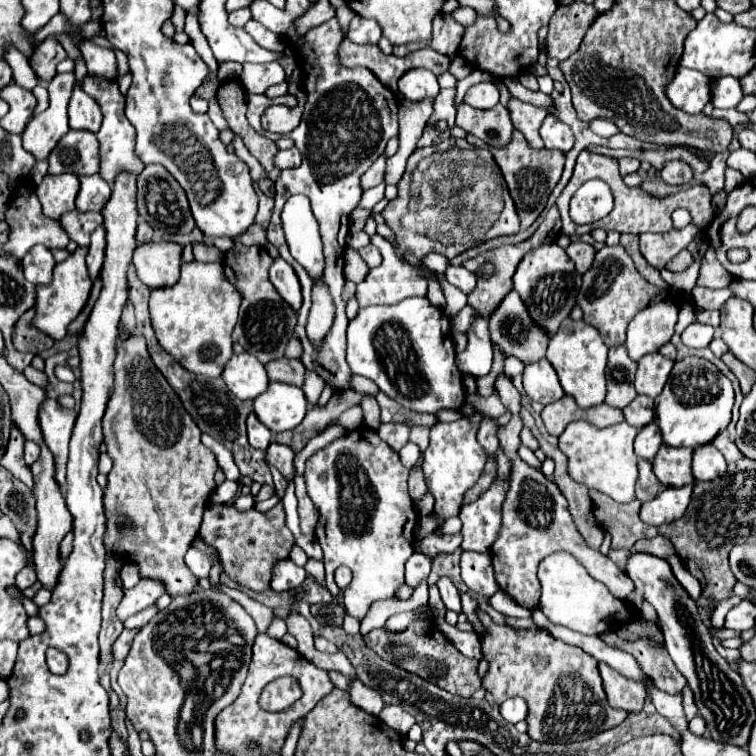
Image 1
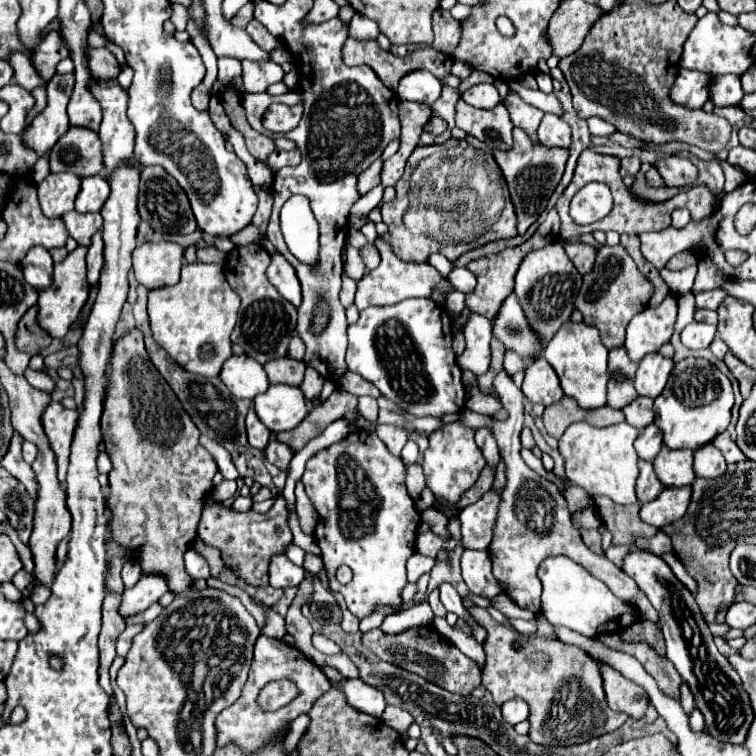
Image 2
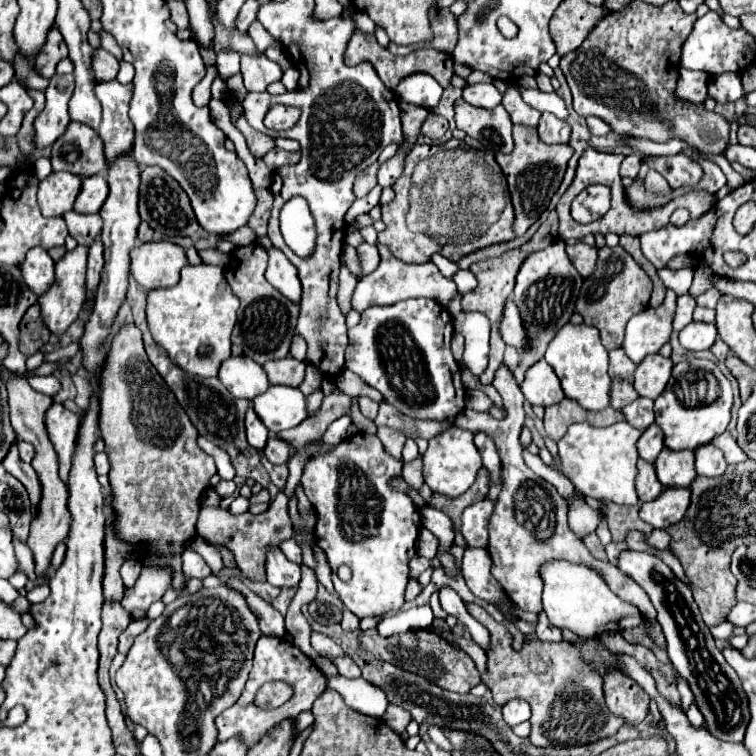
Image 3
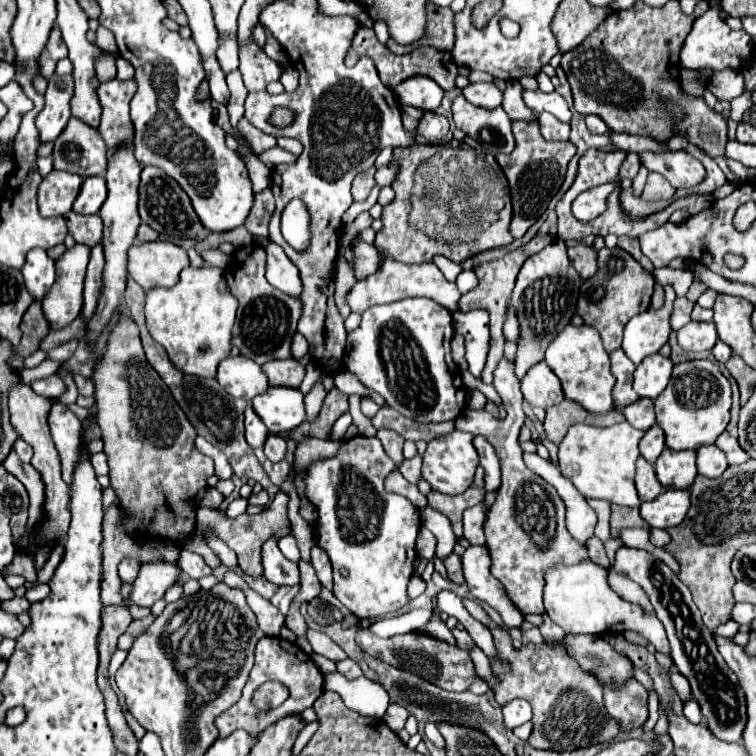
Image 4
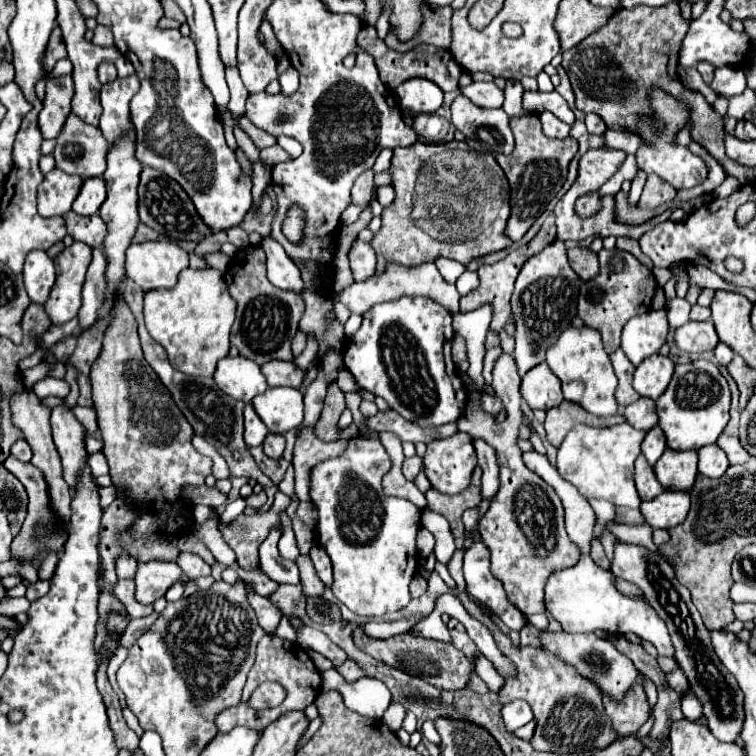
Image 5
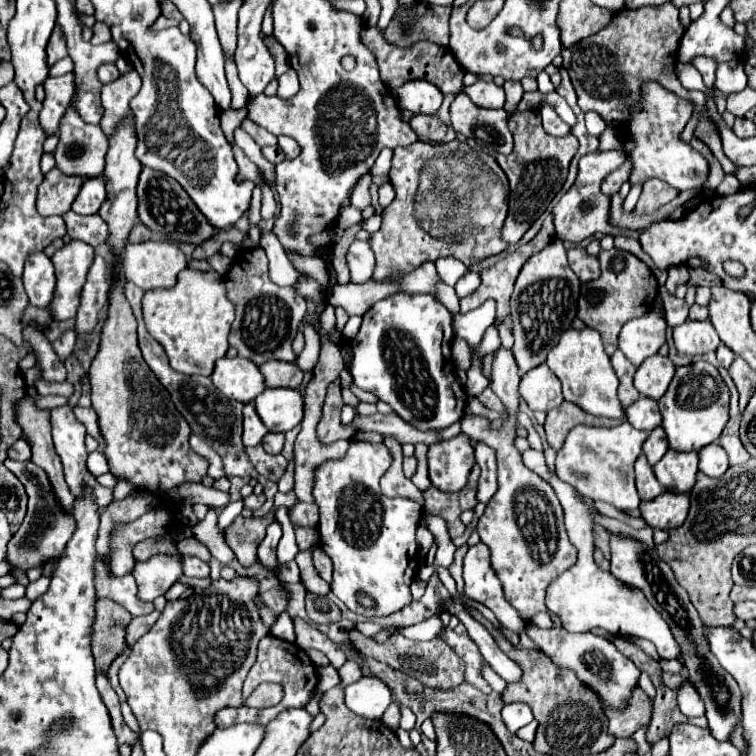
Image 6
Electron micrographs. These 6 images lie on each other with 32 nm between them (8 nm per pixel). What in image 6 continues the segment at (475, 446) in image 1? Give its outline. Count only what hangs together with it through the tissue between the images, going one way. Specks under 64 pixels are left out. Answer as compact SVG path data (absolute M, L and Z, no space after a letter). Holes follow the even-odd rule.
M466 434L428 448L430 482L444 492L458 492L458 488L464 488L472 466L474 448L470 446L470 438Z

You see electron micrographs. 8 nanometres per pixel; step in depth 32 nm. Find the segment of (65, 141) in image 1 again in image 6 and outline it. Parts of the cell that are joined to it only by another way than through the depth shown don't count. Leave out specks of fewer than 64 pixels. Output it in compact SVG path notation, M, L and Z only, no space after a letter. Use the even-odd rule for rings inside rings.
M76 96L72 98L70 106L66 108L66 112L60 120L60 130L58 130L60 132L60 142L58 142L58 148L54 150L54 158L56 158L56 166L64 174L80 176L80 178L86 180L86 178L100 176L104 172L104 156L106 156L106 150L108 150L108 138L104 136L104 132L98 126L84 122L76 114L74 100L76 100Z

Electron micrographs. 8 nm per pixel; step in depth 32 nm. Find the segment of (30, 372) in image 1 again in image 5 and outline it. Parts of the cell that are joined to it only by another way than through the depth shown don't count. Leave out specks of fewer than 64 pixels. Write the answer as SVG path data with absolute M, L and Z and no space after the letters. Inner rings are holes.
M44 378L37 381L32 390L40 398L46 398L49 396L66 396L70 394L70 386L66 384L65 380L58 380L55 378Z

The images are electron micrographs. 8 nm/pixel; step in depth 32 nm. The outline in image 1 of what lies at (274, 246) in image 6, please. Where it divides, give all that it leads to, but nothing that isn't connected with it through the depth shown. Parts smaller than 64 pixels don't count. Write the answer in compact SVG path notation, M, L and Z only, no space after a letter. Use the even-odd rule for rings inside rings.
M274 258L272 266L270 266L270 282L274 284L274 288L280 292L280 296L292 304L292 308L300 308L302 304L302 292L300 292L300 282L294 274L294 268L282 258Z

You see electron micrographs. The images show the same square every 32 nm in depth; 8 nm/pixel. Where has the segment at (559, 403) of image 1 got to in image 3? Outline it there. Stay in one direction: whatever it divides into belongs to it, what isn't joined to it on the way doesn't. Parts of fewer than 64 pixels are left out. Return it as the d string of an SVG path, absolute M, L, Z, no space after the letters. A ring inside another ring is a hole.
M564 398L560 404L554 404L554 406L548 406L546 408L544 428L546 428L546 434L554 442L558 442L566 434L566 430L568 430L568 426L572 422L586 422L588 418L592 418L588 410L584 410L574 400Z

